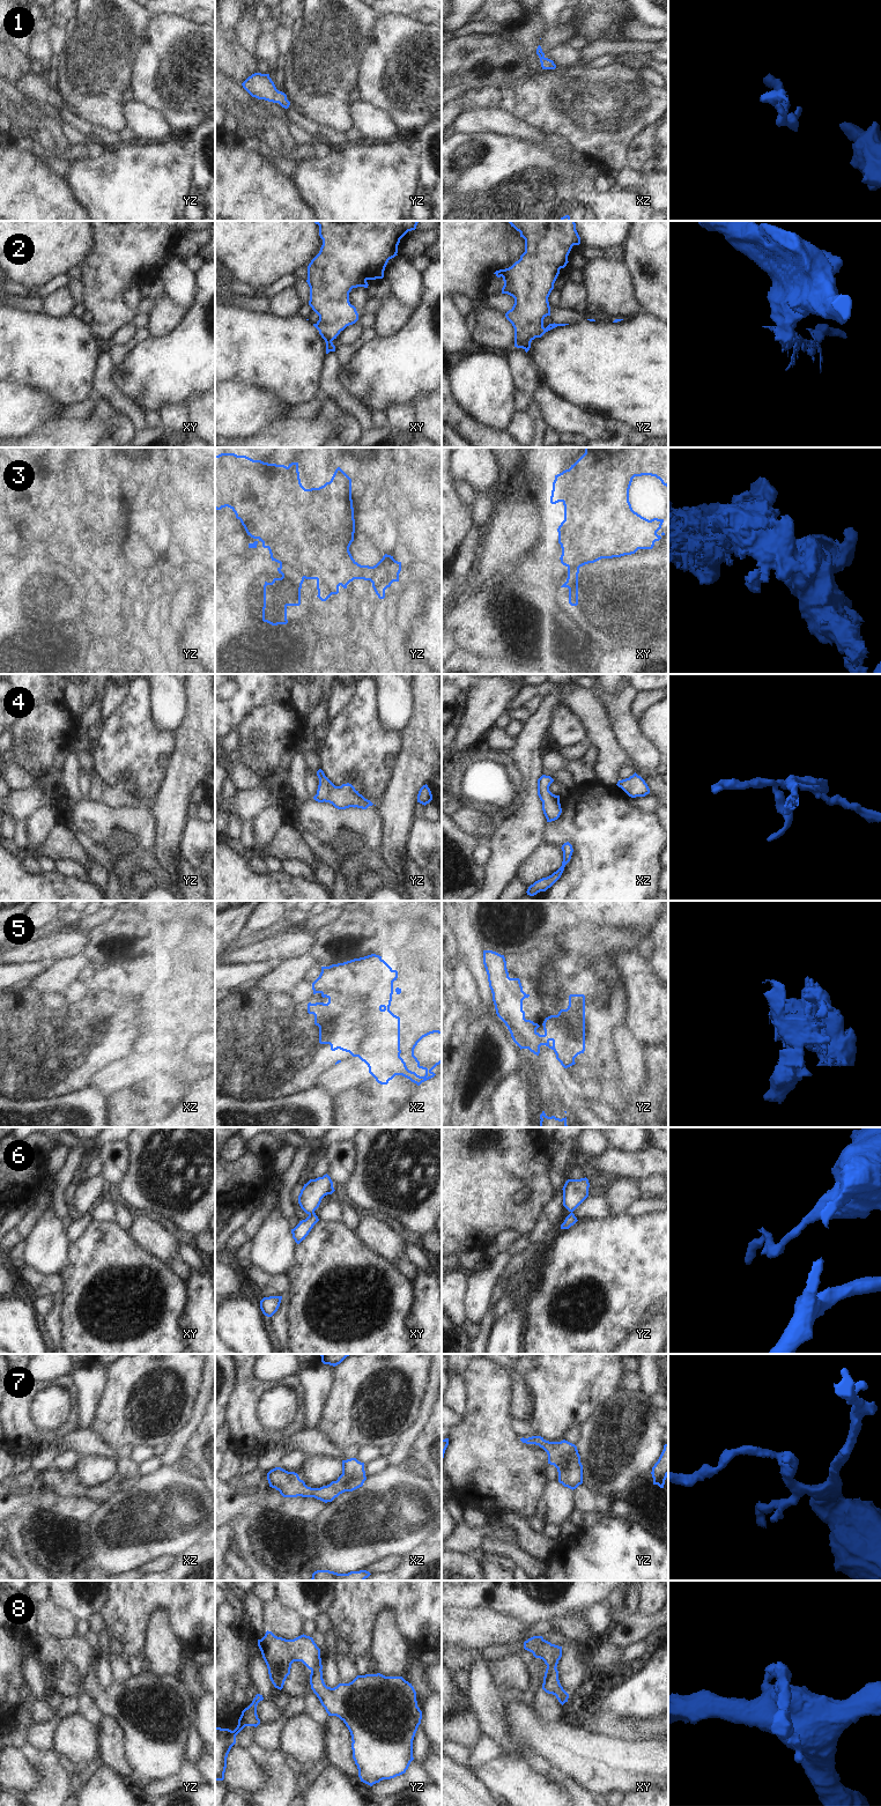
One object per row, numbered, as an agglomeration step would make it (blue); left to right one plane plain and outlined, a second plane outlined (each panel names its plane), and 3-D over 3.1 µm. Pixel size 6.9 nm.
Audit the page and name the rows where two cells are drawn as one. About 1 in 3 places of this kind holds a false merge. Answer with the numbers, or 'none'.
2, 3, 6, 8

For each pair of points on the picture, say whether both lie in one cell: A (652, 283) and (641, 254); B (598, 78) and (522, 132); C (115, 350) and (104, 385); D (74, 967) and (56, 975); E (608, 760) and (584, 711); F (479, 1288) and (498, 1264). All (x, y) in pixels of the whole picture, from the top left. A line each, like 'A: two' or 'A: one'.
A: one
B: two
C: two
D: one
E: one
F: one

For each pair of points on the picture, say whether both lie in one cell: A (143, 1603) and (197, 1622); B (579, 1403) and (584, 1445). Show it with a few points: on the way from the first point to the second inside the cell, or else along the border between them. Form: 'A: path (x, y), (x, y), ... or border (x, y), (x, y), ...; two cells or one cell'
A: path (156, 1600), (175, 1600), (184, 1610); one cell
B: border (601, 1406), (582, 1425); two cells

